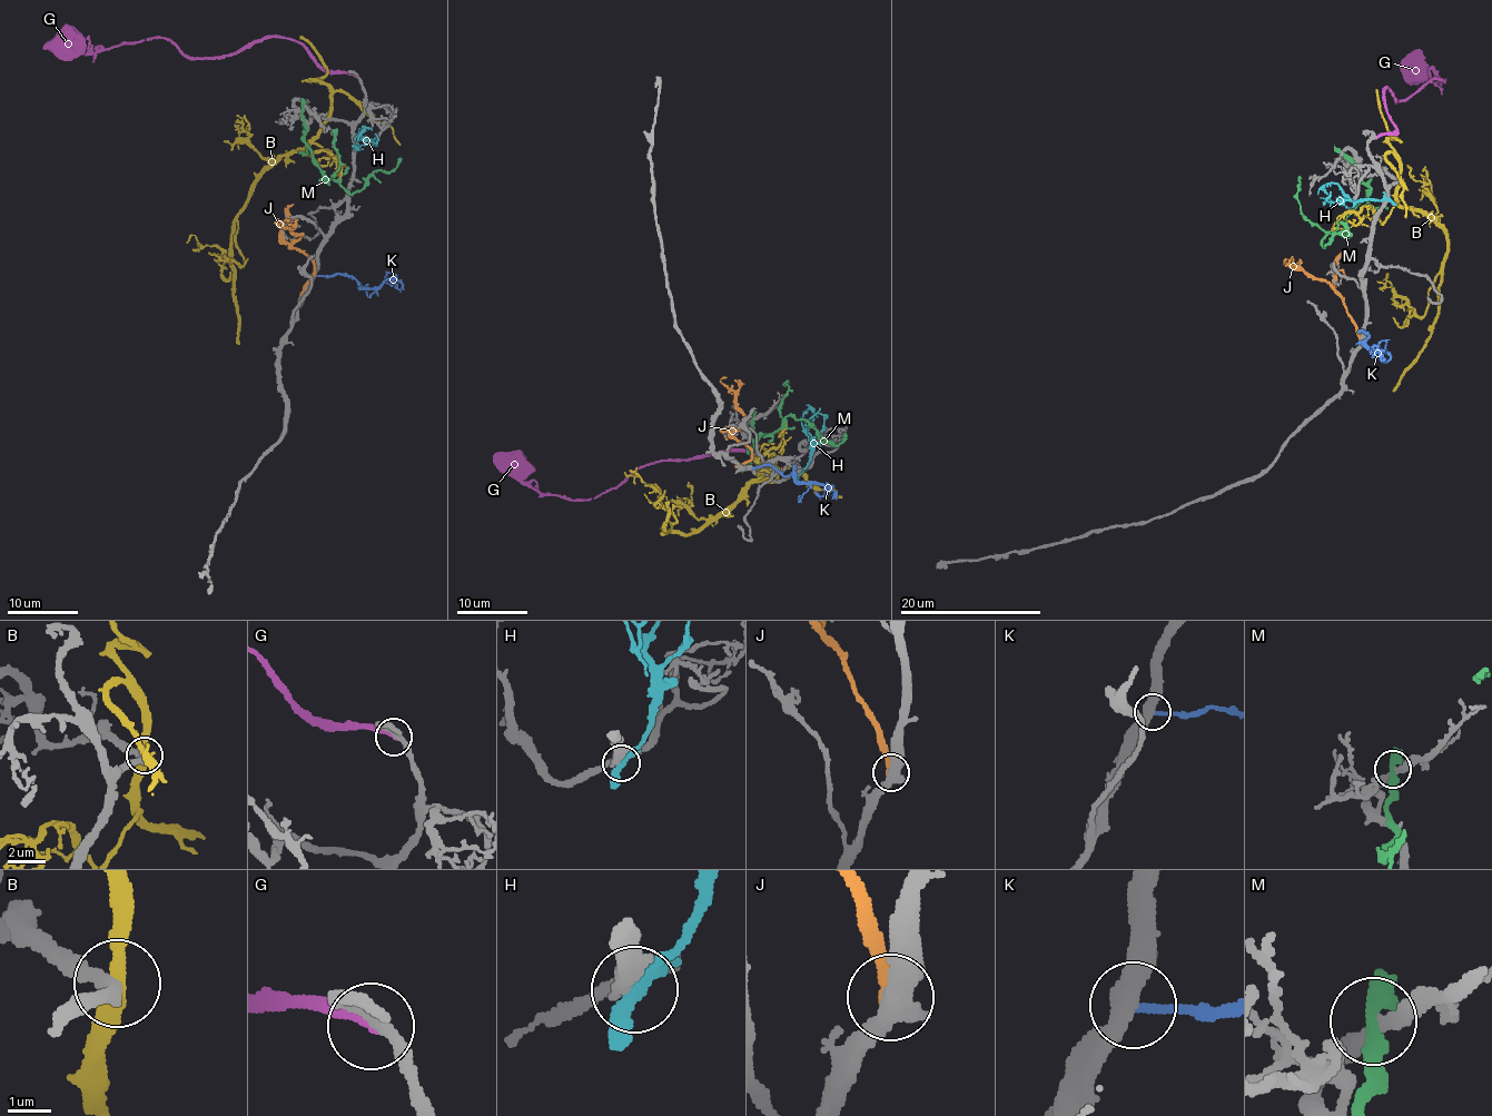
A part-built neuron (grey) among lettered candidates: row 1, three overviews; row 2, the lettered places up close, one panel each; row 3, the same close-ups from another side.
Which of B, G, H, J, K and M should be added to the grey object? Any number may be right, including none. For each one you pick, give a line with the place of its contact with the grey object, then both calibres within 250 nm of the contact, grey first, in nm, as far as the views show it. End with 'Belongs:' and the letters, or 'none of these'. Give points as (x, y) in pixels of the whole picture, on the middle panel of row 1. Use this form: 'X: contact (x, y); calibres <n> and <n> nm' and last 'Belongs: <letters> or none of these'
G: contact (803, 453); calibres 280 and 240 nm
Belongs: G

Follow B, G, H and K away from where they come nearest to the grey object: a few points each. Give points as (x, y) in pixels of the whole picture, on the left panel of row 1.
B: (328, 119), (308, 146), (285, 154), (260, 177), (237, 218), (243, 264), (193, 235), (187, 242)
G: (355, 76), (324, 69), (297, 41), (274, 38), (200, 58), (184, 57), (162, 38), (85, 51), (43, 48)
H: (355, 135), (365, 137), (363, 140), (361, 129), (364, 126), (356, 140)
K: (315, 275), (339, 273), (354, 277), (363, 287), (378, 287), (389, 278), (395, 283), (382, 283)

